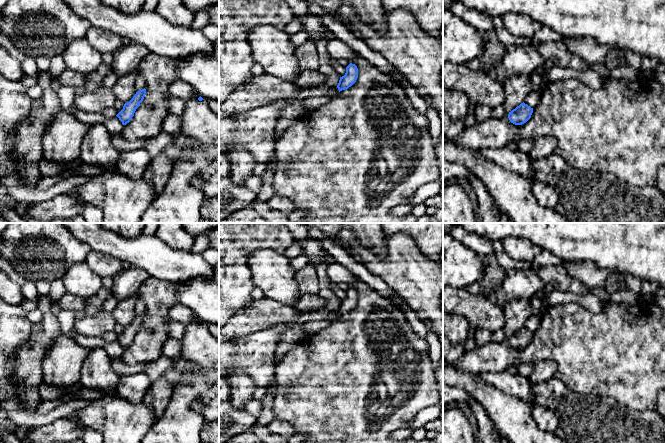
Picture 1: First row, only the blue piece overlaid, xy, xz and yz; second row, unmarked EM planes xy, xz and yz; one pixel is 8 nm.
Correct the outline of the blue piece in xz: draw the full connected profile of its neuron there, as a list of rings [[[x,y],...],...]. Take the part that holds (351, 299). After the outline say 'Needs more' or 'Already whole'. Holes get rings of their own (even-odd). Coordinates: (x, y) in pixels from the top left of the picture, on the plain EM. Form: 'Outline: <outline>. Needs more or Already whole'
Outline: [[[350,287],[346,291],[346,297],[344,300],[340,301],[337,312],[340,315],[348,313],[351,311],[358,302],[358,292],[355,288]]]. Already whole

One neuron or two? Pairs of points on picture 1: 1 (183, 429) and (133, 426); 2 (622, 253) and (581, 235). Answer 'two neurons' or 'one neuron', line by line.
1: two neurons
2: one neuron

